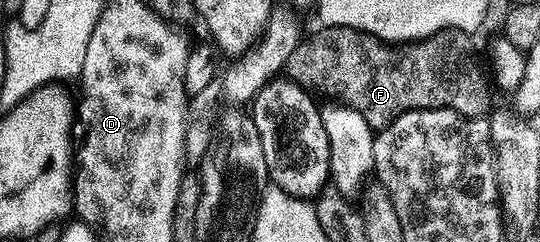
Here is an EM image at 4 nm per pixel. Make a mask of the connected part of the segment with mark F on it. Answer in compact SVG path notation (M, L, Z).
M341 26L321 29L321 34L313 38L305 37L300 47L290 56L286 67L287 77L302 87L313 91L325 90L333 94L333 99L343 105L354 108L364 117L366 124L374 128L383 128L392 123L395 118L411 110L453 110L467 118L485 117L493 109L493 87L489 75L480 67L476 54L472 51L472 42L467 33L462 30L441 30L428 38L421 38L411 44L400 44L397 50L391 50L391 45L362 30L350 30Z

